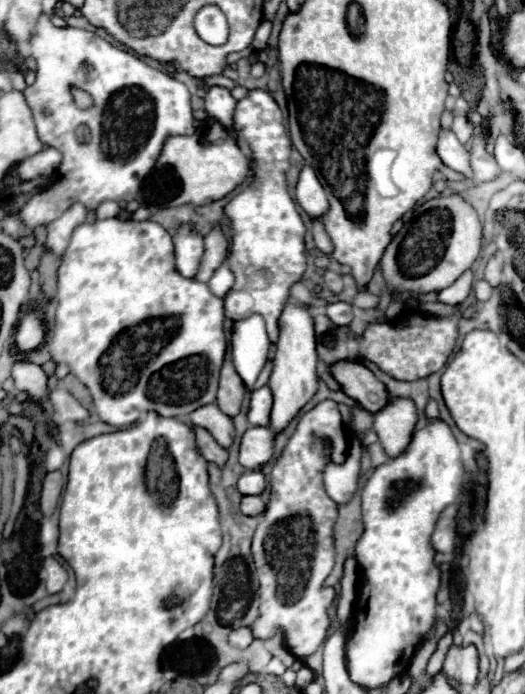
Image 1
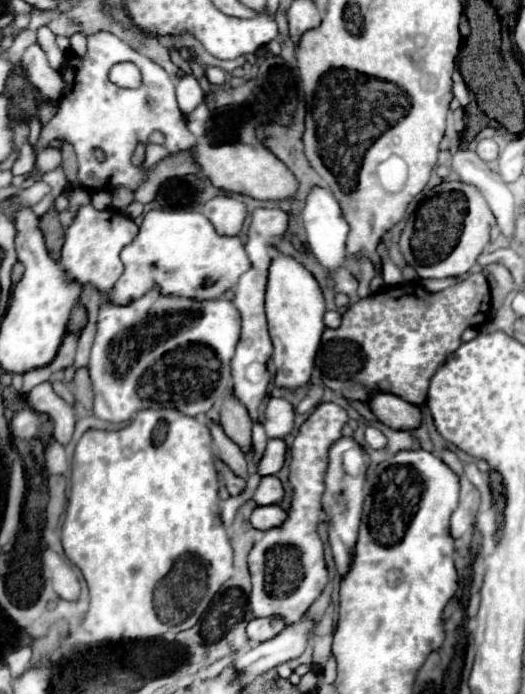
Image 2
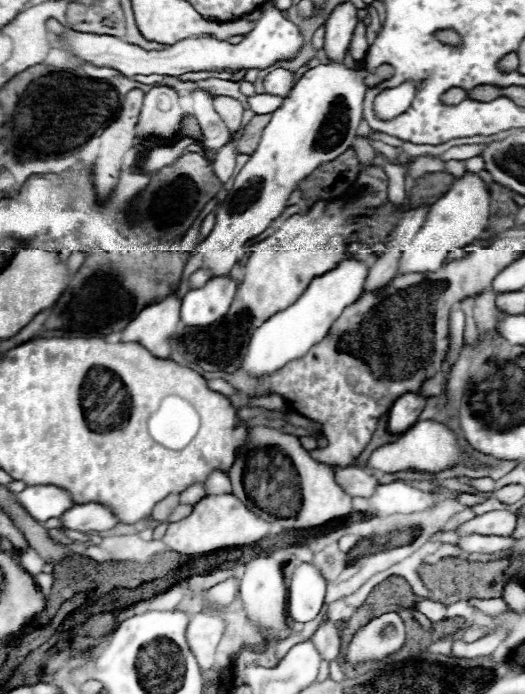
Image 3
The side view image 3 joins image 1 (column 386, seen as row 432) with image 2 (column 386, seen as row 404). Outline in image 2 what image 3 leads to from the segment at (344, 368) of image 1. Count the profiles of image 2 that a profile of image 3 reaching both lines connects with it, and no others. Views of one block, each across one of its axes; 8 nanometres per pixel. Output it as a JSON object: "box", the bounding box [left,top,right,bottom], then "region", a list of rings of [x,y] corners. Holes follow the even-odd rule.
{"box":[368,394,420,430],"region":[[[372,394],[368,406],[382,424],[394,430],[414,430],[420,426],[420,408],[396,394]]]}

